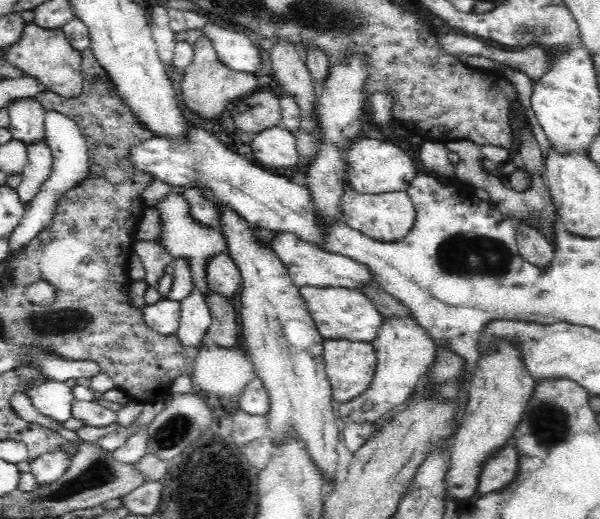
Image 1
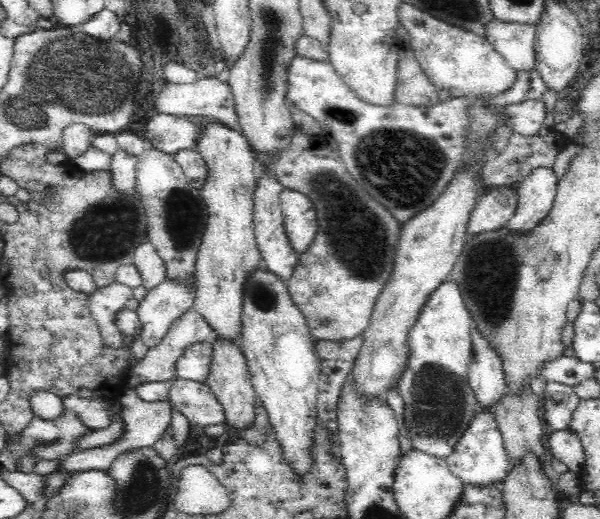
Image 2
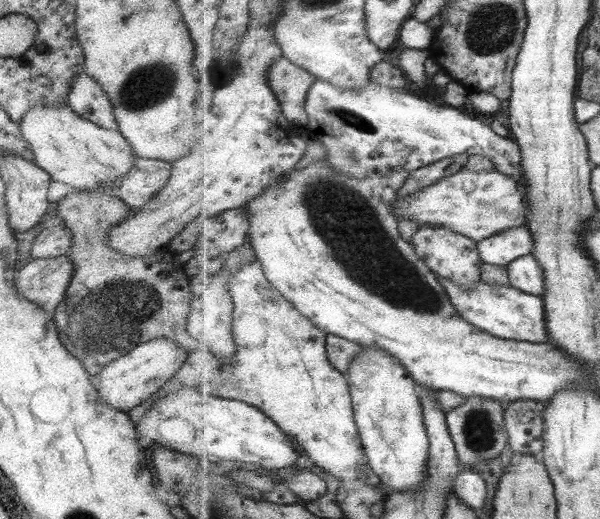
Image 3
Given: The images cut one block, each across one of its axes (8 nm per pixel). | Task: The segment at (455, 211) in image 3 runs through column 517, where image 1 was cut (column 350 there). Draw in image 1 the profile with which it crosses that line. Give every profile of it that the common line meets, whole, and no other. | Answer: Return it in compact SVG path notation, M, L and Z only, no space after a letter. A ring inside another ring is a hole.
M342 178L342 194L338 209L339 218L350 228L360 231L374 240L392 241L404 237L414 224L416 211L407 192L358 193L352 189L350 180Z

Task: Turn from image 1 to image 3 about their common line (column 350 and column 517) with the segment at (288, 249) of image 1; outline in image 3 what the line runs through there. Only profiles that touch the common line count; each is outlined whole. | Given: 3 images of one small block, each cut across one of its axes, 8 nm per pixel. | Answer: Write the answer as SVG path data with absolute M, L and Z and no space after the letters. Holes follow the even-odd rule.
M533 254L515 260L507 270L513 287L540 297L546 293L544 270Z

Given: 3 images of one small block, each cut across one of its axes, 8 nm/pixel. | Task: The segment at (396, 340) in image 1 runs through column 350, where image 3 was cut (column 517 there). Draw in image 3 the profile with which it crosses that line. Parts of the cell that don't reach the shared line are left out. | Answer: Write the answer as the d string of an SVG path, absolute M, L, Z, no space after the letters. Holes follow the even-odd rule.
M519 400L506 407L506 429L513 452L536 453L545 448L545 409L547 402Z

